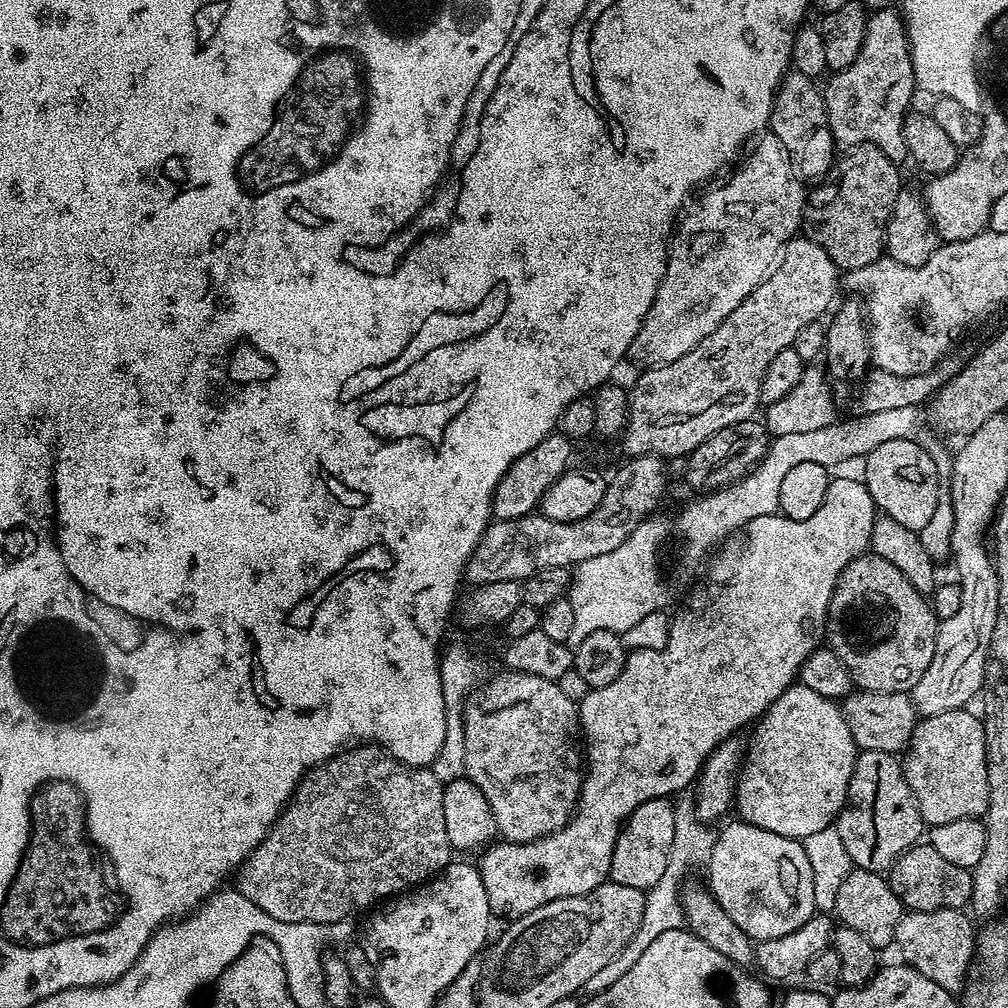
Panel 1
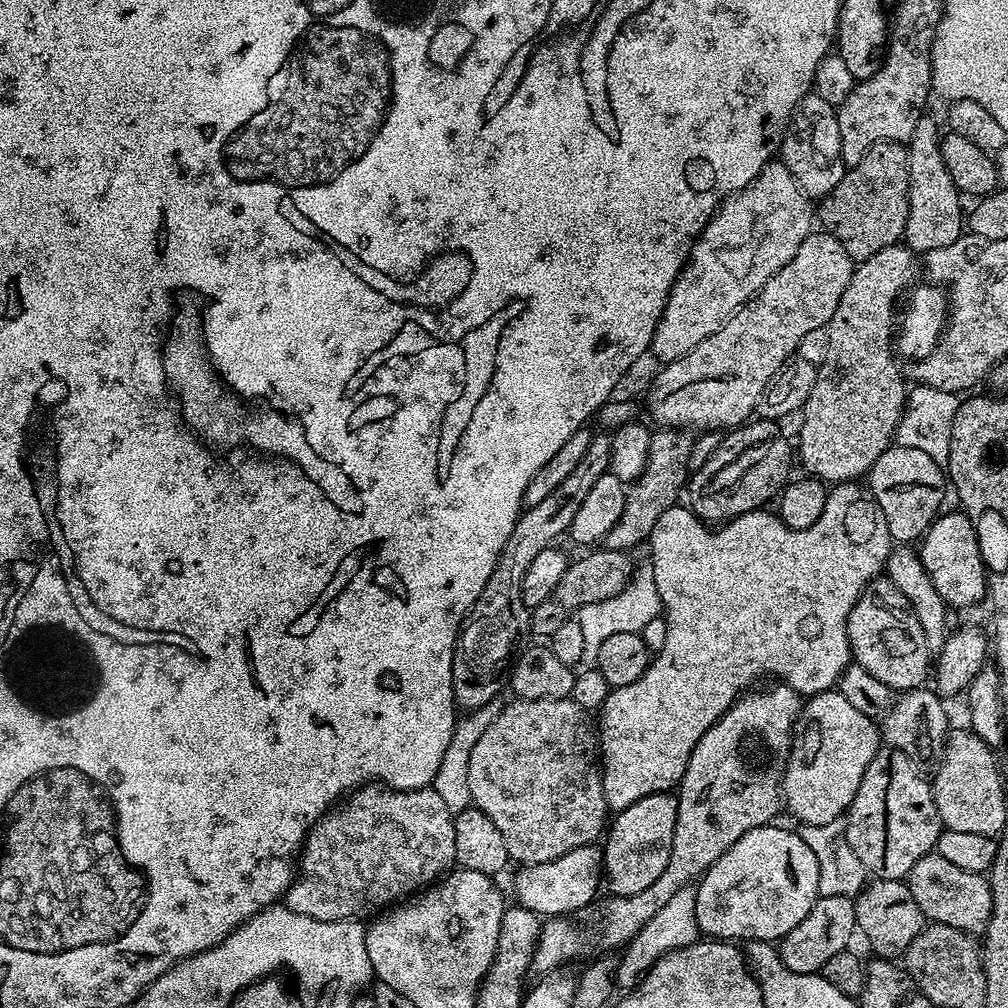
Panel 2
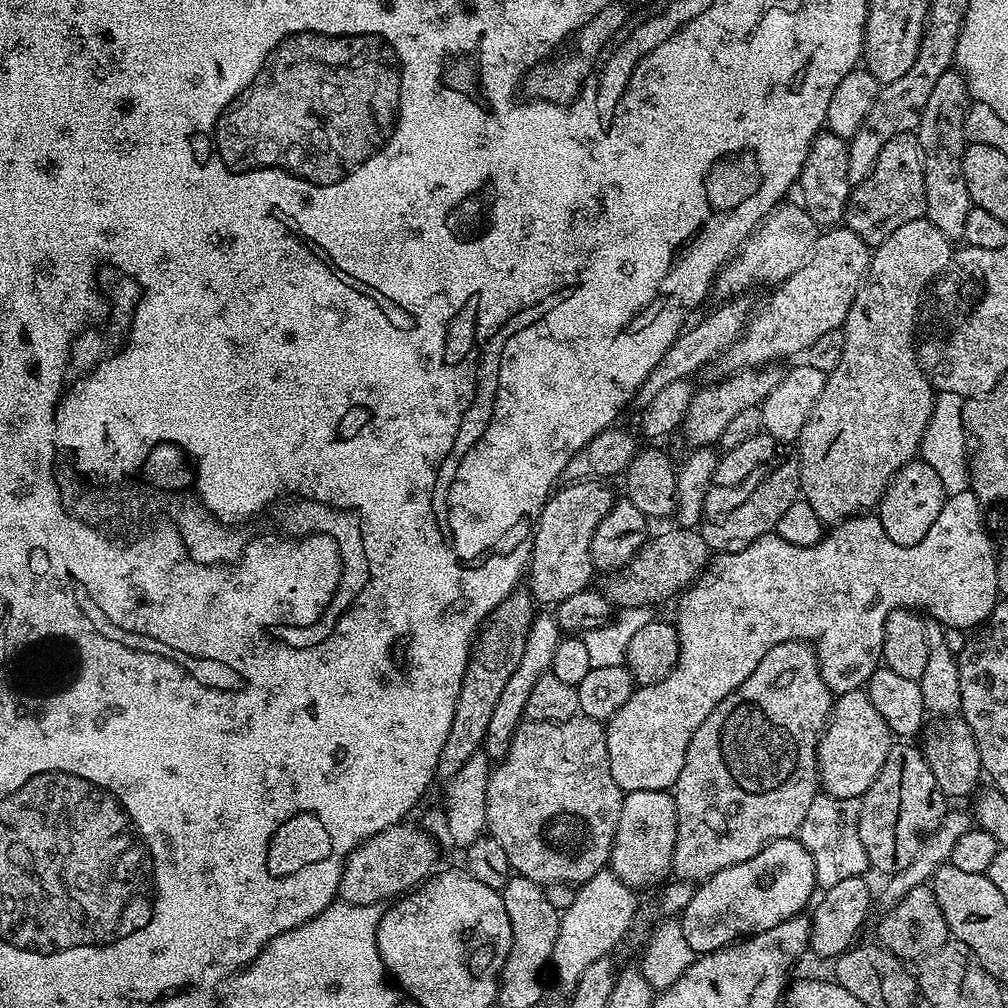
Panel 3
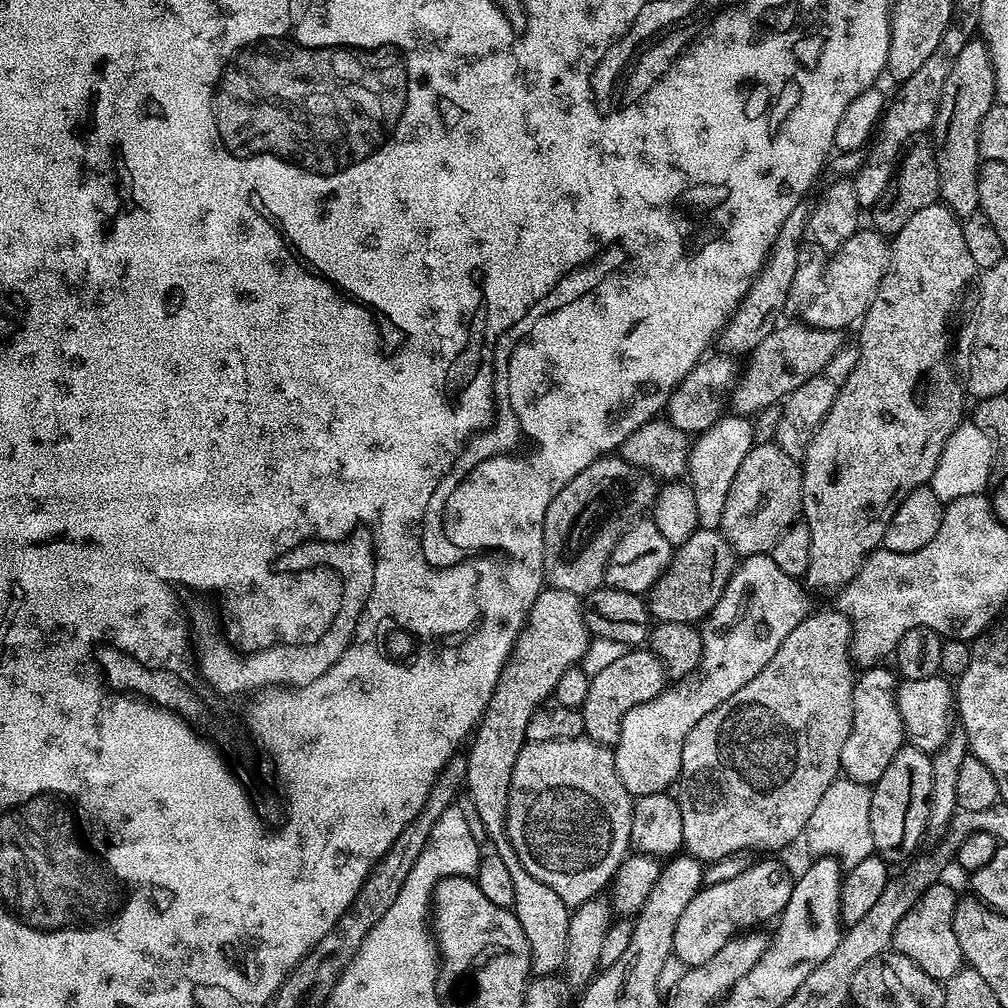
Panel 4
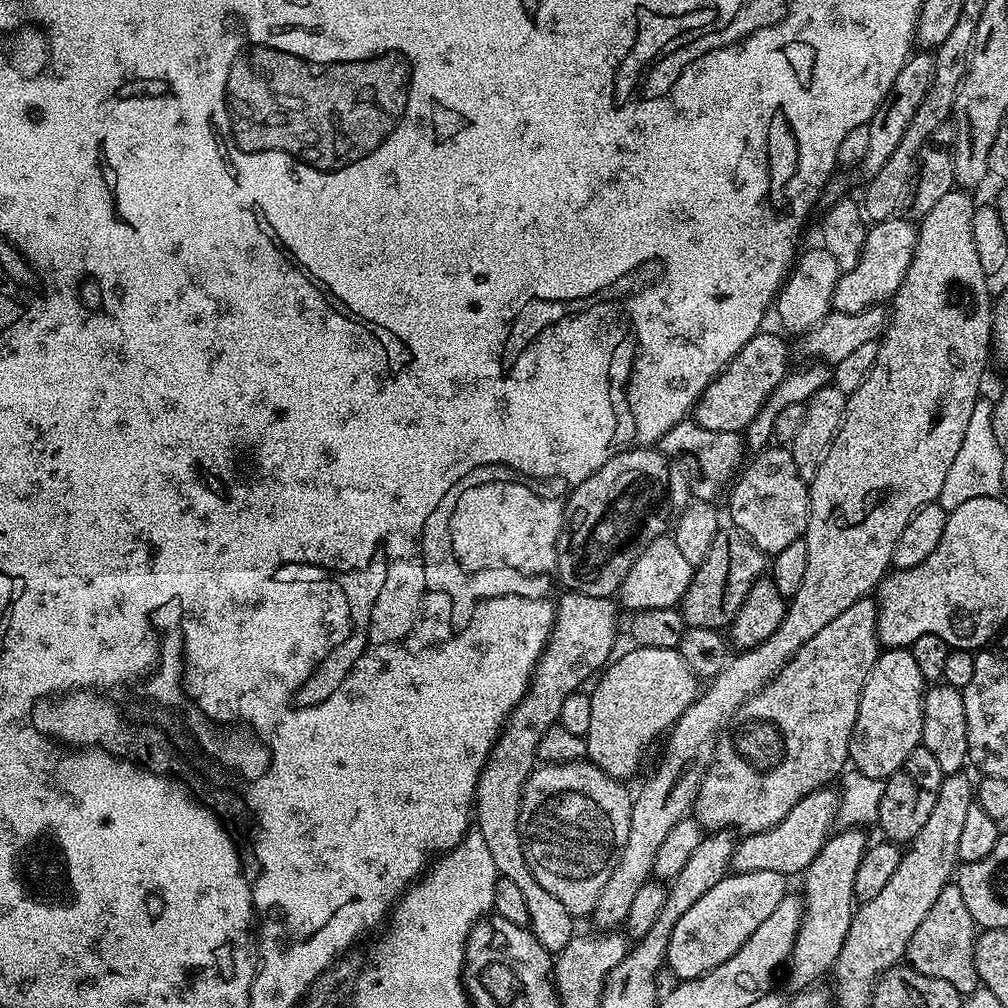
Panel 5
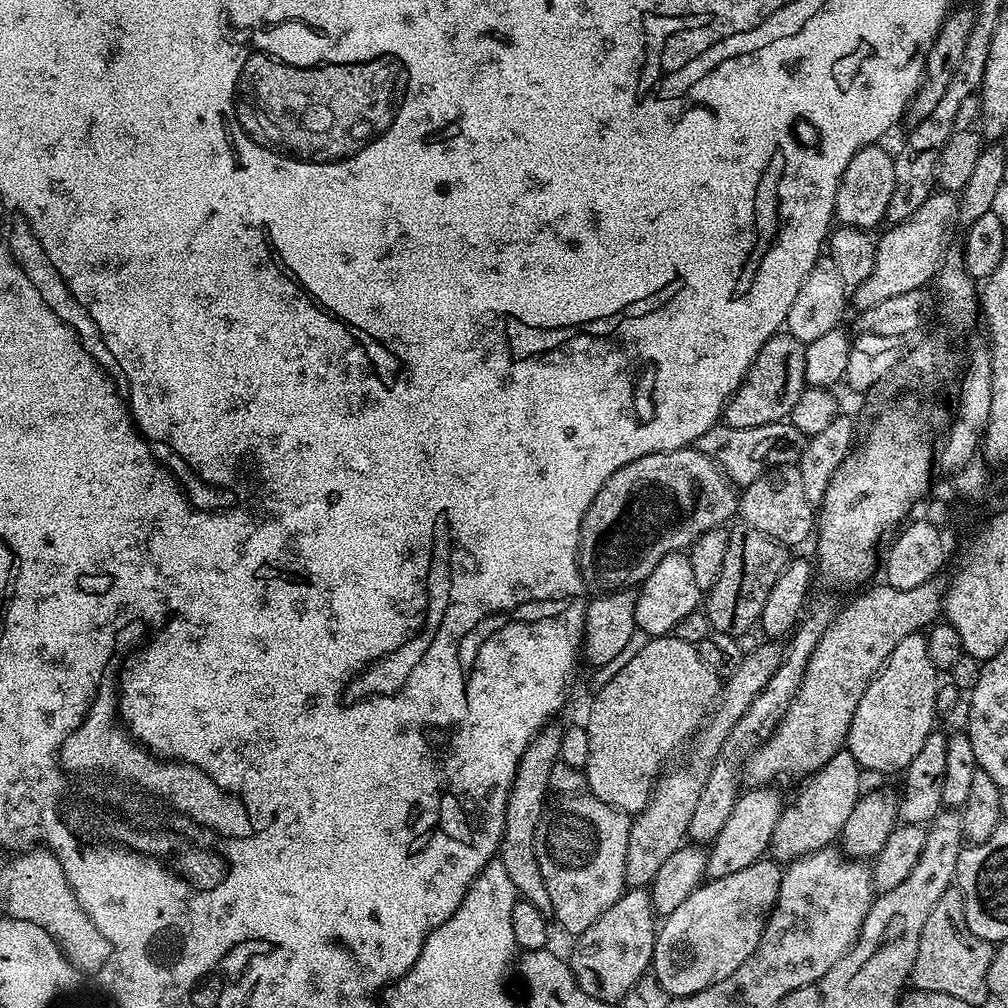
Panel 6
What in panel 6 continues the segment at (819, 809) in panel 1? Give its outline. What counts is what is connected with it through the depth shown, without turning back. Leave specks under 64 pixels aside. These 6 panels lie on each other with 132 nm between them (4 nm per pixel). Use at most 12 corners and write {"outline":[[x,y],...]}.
{"outline":[[915,632],[866,686],[846,748],[900,774],[934,730],[938,673]]}

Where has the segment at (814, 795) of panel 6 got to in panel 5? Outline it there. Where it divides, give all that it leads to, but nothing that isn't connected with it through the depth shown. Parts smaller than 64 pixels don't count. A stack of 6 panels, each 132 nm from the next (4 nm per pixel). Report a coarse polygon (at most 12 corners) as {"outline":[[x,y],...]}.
{"outline":[[818,788],[782,822],[736,840],[733,873],[808,868],[835,823],[839,795]]}

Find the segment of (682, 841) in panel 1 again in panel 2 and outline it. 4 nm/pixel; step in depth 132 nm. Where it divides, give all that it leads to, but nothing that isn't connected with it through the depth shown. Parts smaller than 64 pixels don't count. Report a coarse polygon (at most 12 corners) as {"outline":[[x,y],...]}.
{"outline":[[689,886],[638,930],[616,962],[615,987],[631,990],[668,952],[697,943]]}

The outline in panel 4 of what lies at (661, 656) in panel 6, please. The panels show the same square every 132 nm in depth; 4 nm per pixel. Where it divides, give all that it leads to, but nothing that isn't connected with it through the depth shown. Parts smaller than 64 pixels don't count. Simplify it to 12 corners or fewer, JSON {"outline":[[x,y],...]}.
{"outline":[[624,650],[591,677],[584,732],[615,738],[666,687],[655,651]]}

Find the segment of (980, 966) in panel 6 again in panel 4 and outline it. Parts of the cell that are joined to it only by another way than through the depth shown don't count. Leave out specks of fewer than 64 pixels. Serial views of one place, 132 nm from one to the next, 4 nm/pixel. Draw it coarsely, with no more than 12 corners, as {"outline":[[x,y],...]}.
{"outline":[[930,885],[891,947],[941,982],[965,963],[954,934],[958,893]]}

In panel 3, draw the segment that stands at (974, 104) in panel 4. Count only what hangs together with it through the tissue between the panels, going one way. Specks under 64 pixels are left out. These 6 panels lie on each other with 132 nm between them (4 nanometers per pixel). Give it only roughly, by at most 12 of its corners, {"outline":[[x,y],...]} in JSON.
{"outline":[[963,72],[938,78],[920,125],[926,219],[953,242],[974,206],[962,174]]}

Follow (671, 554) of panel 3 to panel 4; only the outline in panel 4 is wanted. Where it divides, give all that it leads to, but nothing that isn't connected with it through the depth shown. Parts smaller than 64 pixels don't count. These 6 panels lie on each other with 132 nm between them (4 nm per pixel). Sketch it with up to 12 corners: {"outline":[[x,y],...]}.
{"outline":[[699,527],[668,566],[668,616],[707,617],[729,591],[732,545]]}

